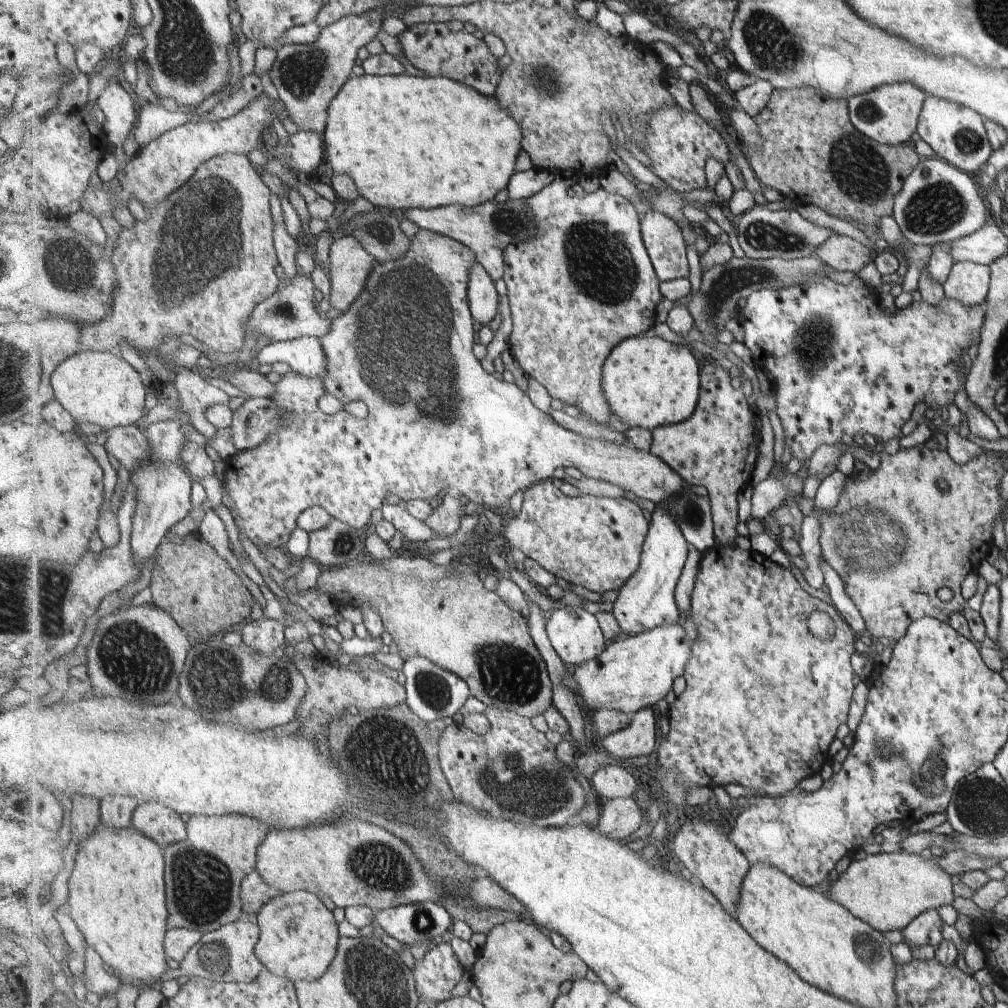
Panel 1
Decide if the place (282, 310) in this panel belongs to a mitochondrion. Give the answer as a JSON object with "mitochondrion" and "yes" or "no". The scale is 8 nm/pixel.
{"mitochondrion":"yes"}

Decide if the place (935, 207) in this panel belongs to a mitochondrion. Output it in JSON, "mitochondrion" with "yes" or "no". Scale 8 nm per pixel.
{"mitochondrion":"yes"}

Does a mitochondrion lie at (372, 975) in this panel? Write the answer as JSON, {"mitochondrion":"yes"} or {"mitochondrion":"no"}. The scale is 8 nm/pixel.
{"mitochondrion":"yes"}

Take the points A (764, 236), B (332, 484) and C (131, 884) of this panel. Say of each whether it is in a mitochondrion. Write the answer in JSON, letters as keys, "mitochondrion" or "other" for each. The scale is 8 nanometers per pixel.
{"A":"mitochondrion","B":"other","C":"other"}

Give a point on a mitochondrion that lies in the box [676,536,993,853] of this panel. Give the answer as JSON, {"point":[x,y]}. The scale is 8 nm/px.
{"point":[931,779]}

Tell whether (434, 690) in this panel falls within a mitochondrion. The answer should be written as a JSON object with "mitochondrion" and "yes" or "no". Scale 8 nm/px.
{"mitochondrion":"yes"}

